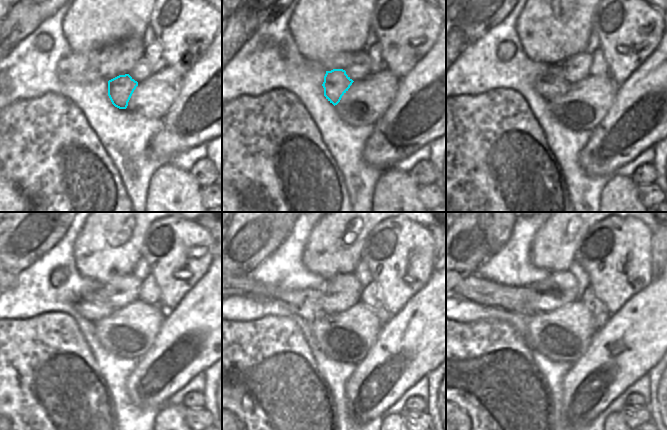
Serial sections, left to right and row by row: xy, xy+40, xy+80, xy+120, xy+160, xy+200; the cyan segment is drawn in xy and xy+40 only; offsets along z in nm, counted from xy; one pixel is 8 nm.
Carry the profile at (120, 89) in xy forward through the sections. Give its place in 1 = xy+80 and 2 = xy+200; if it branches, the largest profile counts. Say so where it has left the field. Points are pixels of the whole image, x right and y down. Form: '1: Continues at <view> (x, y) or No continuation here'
1: Continues at xy+80 (553, 86)
2: Continues at xy+200 (522, 306)

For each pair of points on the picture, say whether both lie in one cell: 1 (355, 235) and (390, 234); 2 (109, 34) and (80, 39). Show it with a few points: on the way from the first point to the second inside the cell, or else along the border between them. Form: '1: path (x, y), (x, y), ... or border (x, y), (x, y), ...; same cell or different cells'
1: border (380, 222), (370, 232), (364, 244), (361, 257); different cells
2: path (102, 34), (87, 34); same cell

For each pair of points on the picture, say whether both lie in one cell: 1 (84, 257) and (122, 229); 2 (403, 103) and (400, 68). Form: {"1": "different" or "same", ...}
{"1": "same", "2": "different"}

